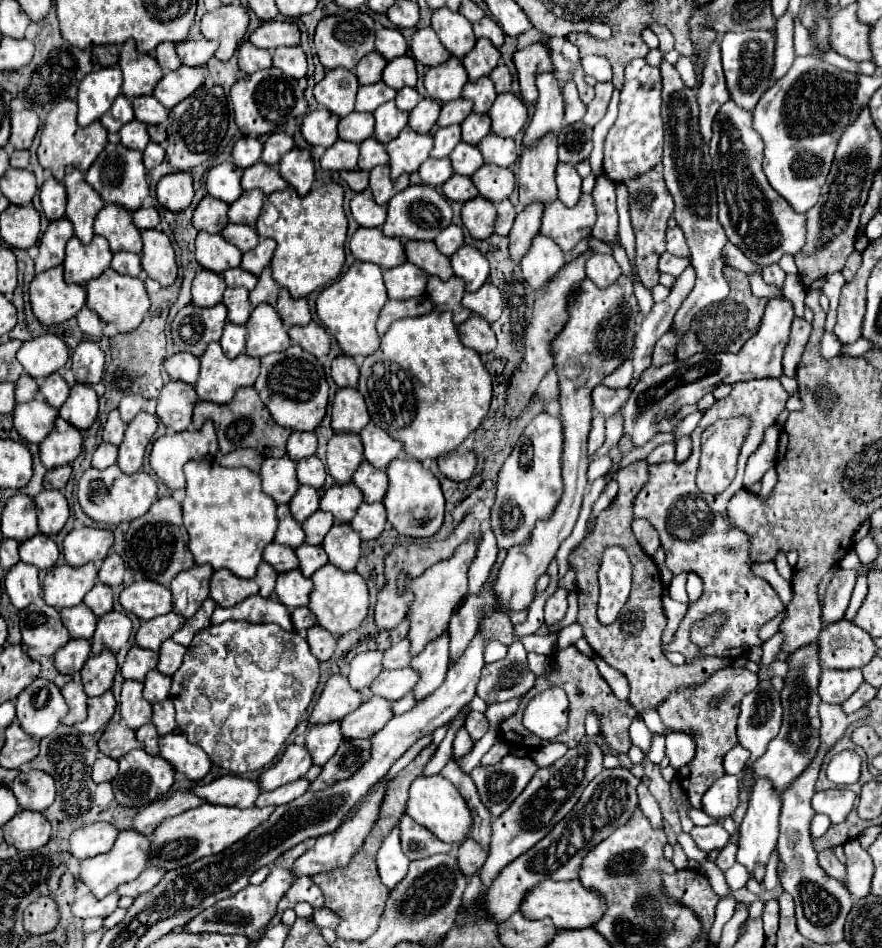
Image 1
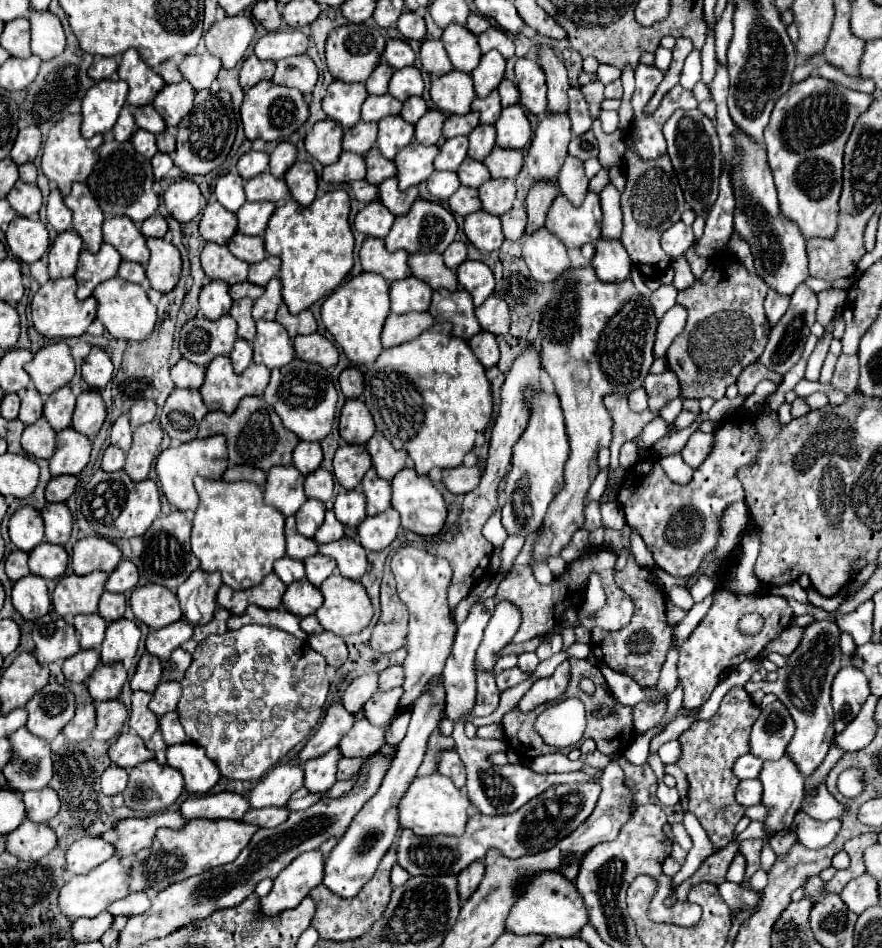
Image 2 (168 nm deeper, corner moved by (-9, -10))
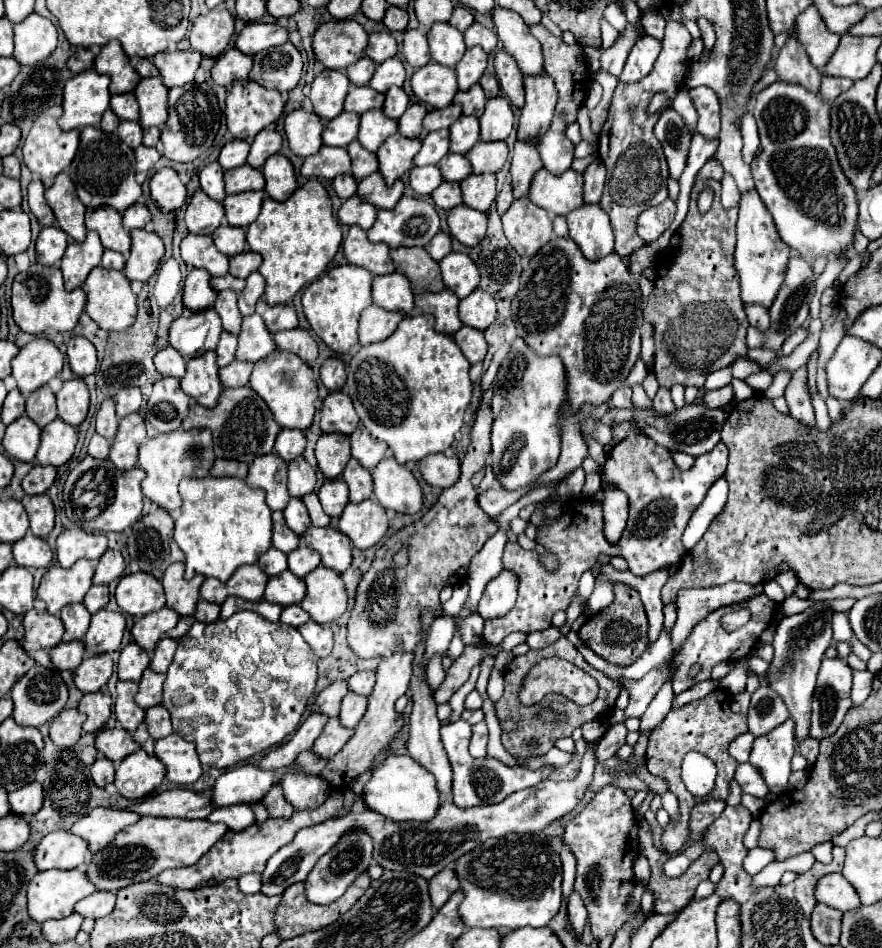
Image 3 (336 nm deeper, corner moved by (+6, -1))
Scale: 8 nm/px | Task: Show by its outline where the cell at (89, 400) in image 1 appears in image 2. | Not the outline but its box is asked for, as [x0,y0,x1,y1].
[73,391,105,439]

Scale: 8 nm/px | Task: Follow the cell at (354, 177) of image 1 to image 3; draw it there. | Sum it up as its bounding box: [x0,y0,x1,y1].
[332,174,358,200]

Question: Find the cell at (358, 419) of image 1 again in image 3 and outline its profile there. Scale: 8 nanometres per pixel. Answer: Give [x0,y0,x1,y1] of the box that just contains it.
[320,392,360,434]

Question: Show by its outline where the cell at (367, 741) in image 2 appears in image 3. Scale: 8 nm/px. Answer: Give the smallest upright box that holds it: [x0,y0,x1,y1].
[312,718,354,758]

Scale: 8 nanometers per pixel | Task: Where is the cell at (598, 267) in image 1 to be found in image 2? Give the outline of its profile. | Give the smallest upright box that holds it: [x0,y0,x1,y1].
[591,237,631,283]

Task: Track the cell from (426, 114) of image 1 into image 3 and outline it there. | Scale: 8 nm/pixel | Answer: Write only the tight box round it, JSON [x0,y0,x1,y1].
[398,102,428,138]

